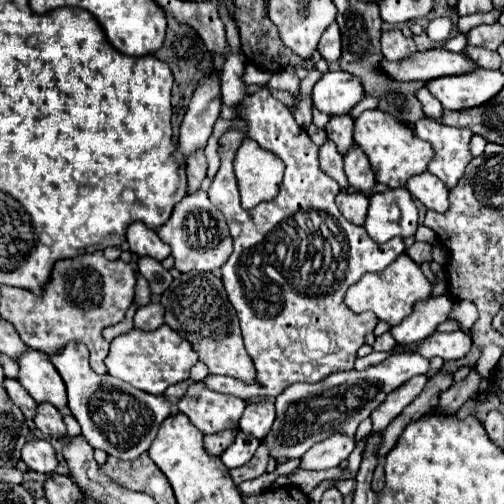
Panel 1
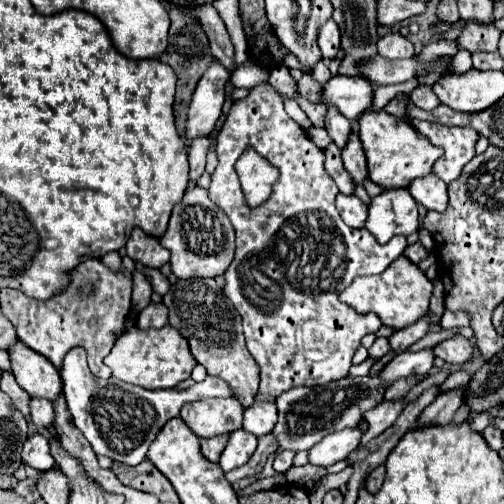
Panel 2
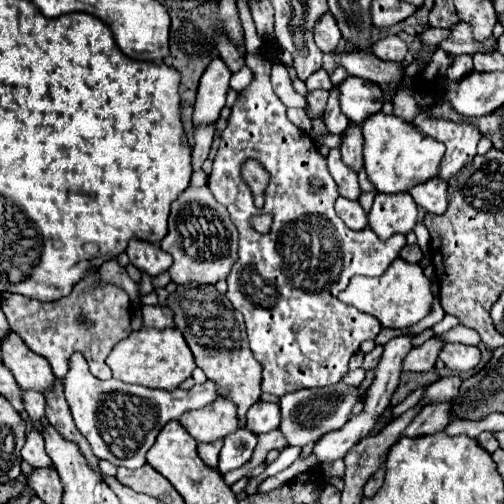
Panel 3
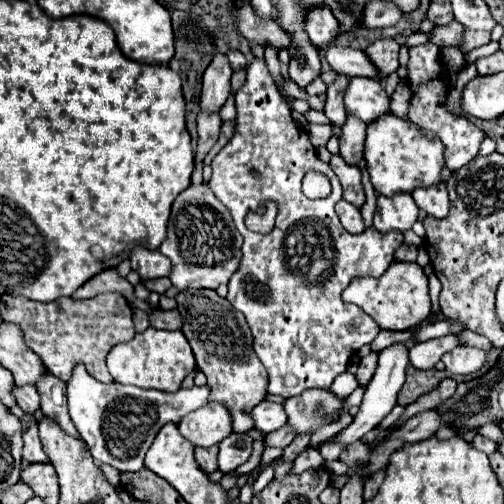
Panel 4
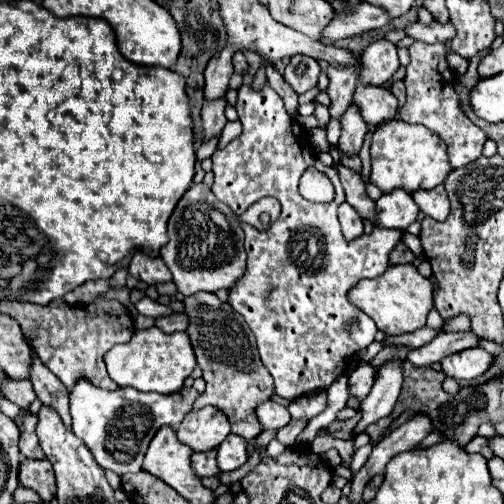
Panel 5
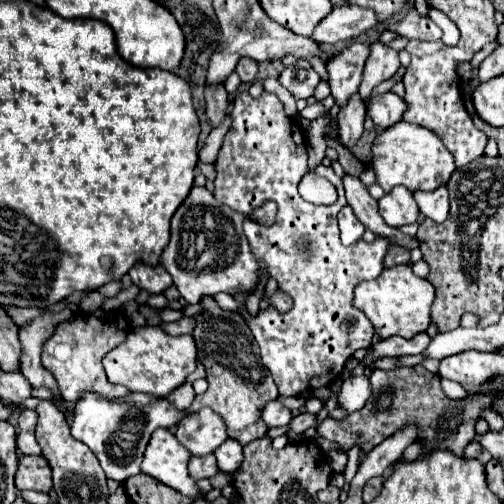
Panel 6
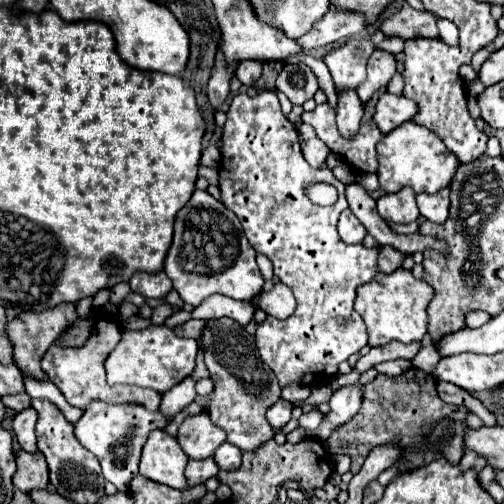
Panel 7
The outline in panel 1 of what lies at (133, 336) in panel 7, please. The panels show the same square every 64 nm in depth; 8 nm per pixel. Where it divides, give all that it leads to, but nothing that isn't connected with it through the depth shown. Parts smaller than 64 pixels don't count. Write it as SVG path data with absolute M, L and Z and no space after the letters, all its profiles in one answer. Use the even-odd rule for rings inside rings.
M164 324L152 332L132 328L128 334L114 338L110 344L110 354L104 362L110 376L120 378L150 394L164 394L168 386L190 378L190 368L198 362L198 354L192 350L188 340Z

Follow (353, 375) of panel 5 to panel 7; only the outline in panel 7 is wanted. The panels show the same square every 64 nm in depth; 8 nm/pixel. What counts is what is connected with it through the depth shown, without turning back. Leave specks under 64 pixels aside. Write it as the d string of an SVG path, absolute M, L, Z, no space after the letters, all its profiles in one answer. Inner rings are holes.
M354 384L354 386L346 386L338 392L334 392L334 396L330 398L328 406L328 414L326 414L326 422L328 424L320 424L316 428L316 432L312 432L314 438L318 440L328 440L330 434L340 428L342 424L346 424L358 410L360 410L360 404L362 404L362 386Z

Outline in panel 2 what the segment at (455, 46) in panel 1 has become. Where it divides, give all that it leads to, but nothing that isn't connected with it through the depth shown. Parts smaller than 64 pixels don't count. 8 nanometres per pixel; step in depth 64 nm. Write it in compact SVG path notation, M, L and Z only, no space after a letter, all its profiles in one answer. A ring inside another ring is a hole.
M432 40L424 47L421 54L418 55L418 60L422 63L426 63L434 58L444 55L453 57L458 50L456 40Z

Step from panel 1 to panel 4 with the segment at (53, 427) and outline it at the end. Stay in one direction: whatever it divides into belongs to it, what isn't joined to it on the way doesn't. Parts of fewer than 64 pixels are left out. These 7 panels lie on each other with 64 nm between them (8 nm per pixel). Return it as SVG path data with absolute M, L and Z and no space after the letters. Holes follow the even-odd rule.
M32 384L14 386L12 396L16 398L16 404L28 414L32 414L36 408L40 408L40 396L38 396L38 392L36 392L36 388Z

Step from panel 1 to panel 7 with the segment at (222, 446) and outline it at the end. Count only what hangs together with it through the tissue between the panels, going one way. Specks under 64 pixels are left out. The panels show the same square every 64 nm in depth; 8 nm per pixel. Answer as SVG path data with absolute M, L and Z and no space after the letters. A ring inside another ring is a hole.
M204 458L204 460L190 460L186 466L186 480L188 486L196 486L196 484L204 484L208 478L218 474L218 466L214 462L214 458Z

